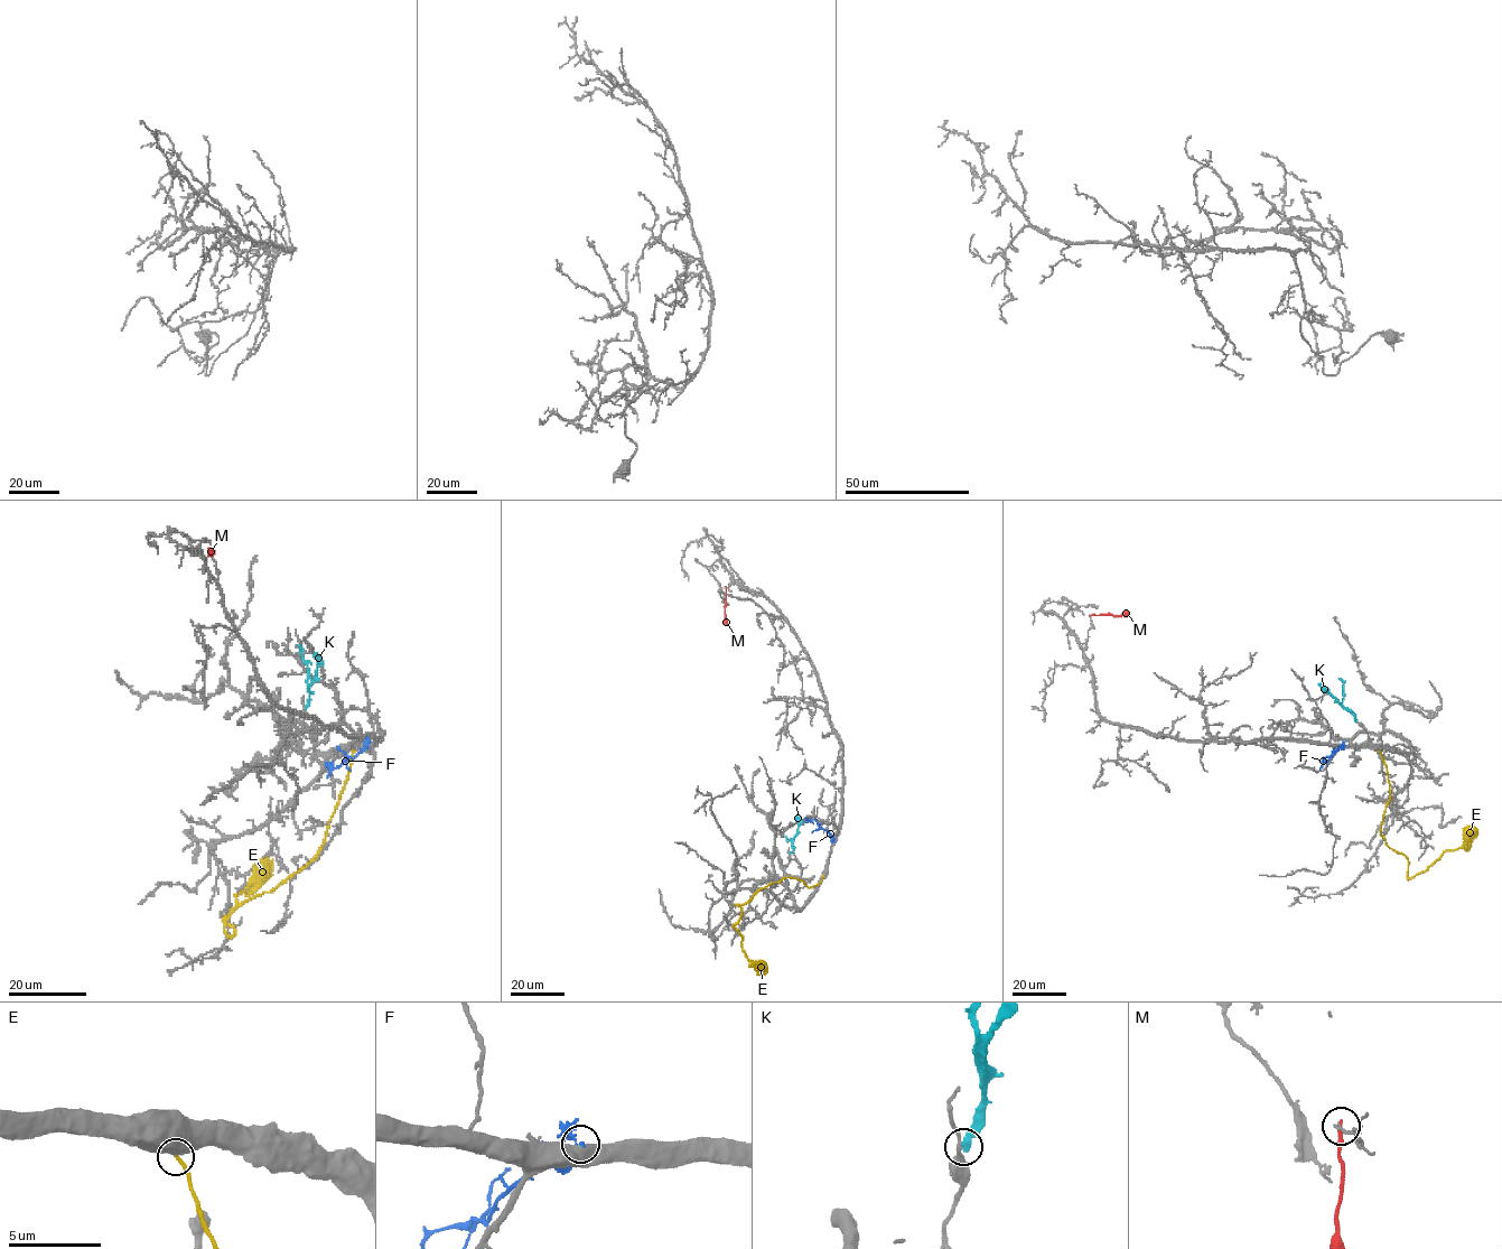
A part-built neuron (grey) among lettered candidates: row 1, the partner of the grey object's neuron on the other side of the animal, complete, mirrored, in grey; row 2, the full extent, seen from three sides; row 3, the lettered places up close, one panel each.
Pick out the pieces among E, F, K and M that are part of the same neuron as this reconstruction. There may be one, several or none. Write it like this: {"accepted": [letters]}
{"accepted": ["E"]}

